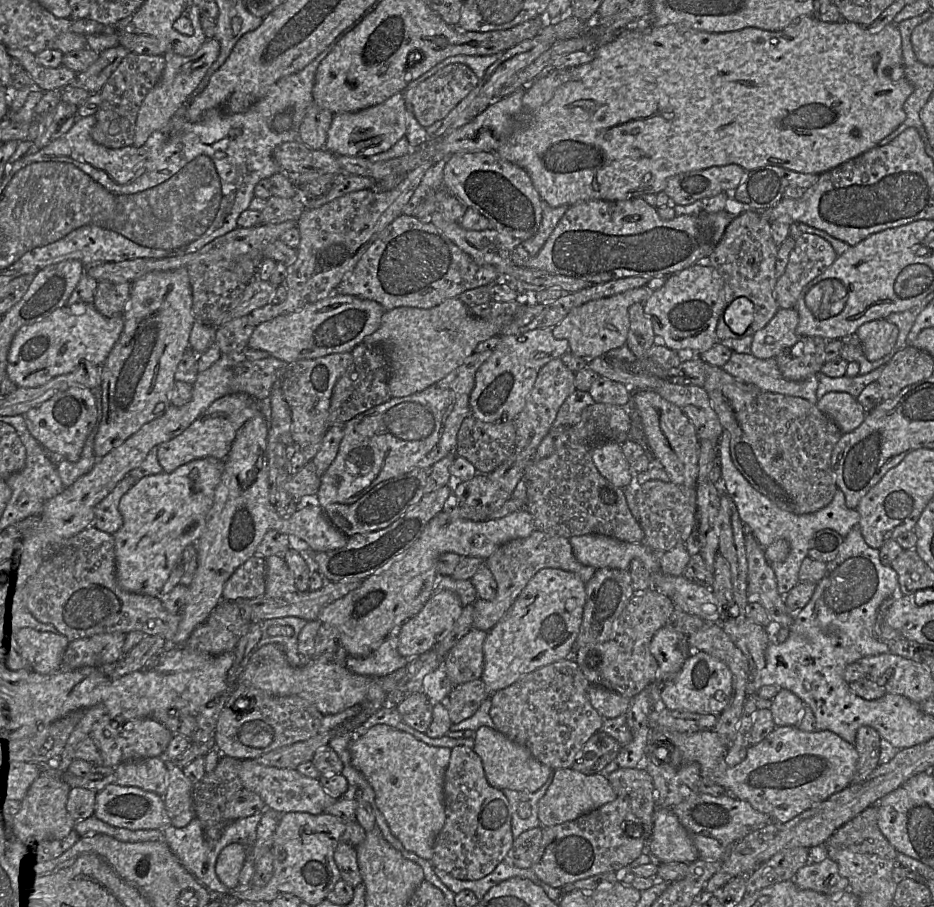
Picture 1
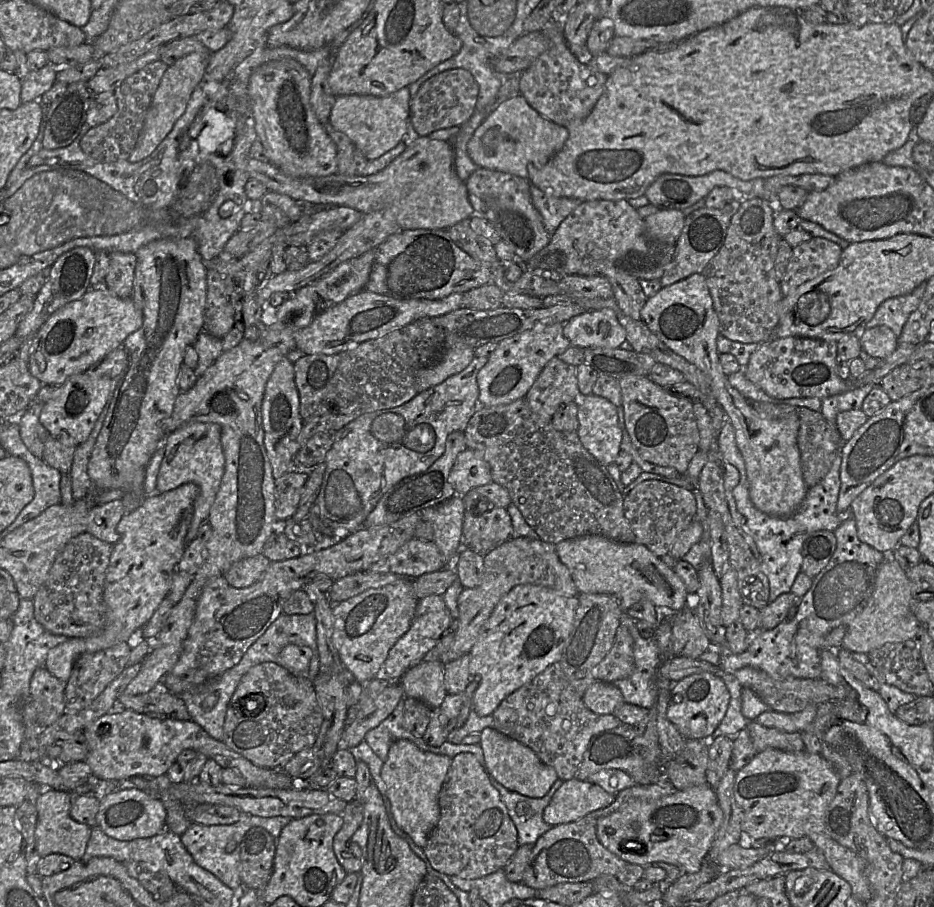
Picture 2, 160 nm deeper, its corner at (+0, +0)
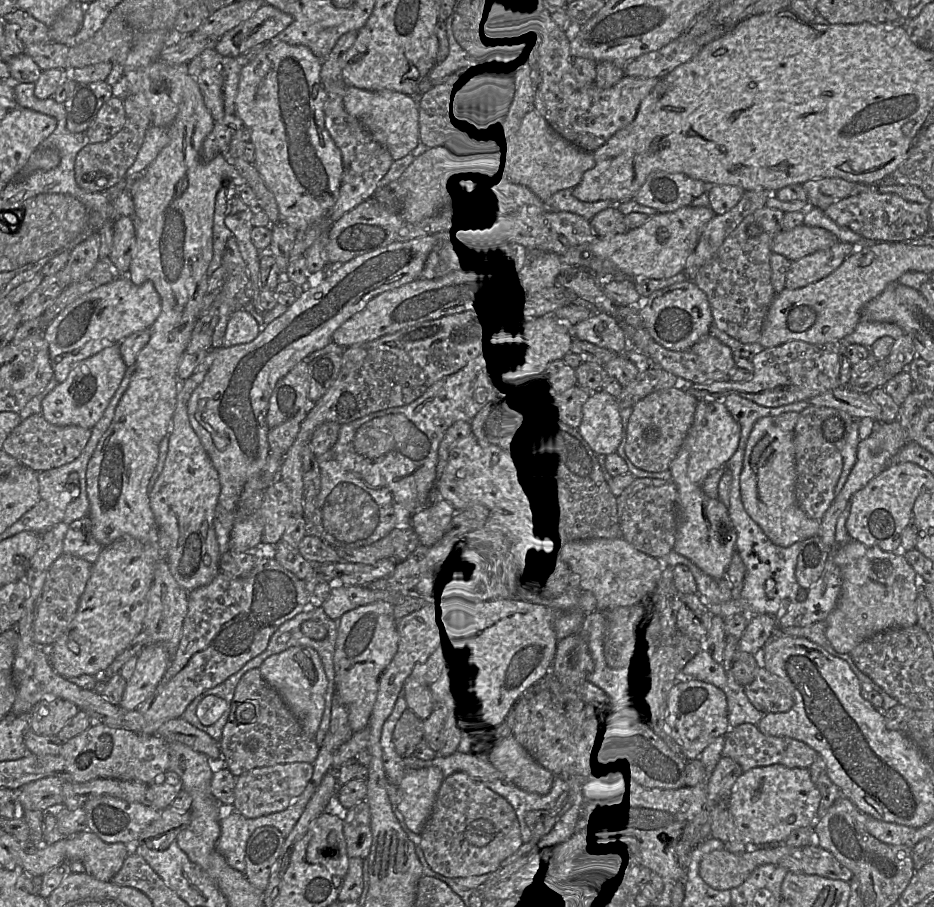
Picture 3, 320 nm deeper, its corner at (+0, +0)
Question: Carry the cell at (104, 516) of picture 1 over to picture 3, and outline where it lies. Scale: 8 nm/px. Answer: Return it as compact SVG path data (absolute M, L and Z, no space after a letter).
M89 516L73 521L64 538L63 553L95 563L104 547L92 534L92 521Z

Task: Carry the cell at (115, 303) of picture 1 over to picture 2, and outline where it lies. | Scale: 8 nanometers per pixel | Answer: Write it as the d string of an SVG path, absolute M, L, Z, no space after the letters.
M109 253L109 267L104 279L106 289L119 298L131 296L136 256L133 253Z

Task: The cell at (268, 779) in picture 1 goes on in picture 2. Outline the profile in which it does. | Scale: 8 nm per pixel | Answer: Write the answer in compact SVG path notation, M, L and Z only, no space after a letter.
M124 710L123 712L107 713L98 718L83 730L83 735L88 743L88 754L84 761L90 767L91 775L100 780L119 781L133 777L156 778L165 775L170 766L176 762L178 755L182 751L190 749L214 760L223 769L239 771L249 788L291 789L293 787L292 777L287 772L254 765L239 753L229 749L223 741L220 742L210 737L192 720L178 721L156 718Z

